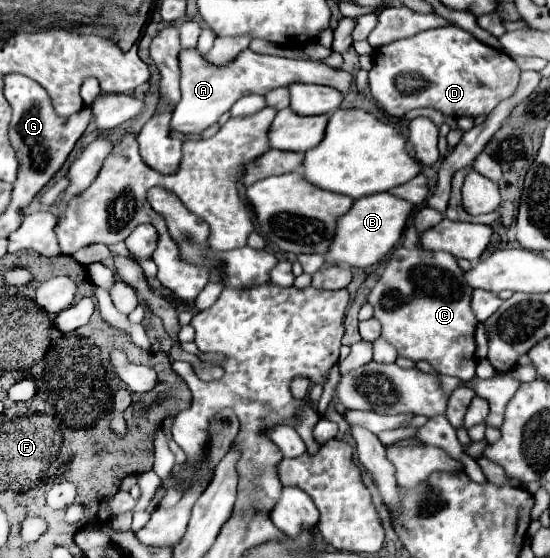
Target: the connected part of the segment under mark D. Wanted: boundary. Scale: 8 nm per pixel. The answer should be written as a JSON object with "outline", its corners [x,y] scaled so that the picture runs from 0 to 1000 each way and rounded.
{"outline":[[[829,45],[775,52],[753,66],[724,70],[687,84],[680,95],[680,120],[673,124],[676,174],[684,177],[691,195],[698,195],[705,206],[720,213],[735,213],[735,206],[745,195],[764,192],[785,192],[822,210],[887,206],[909,181],[935,170],[942,145],[945,145],[945,120],[938,116],[935,106],[927,106],[920,95],[905,88],[873,77],[858,59]]]}

